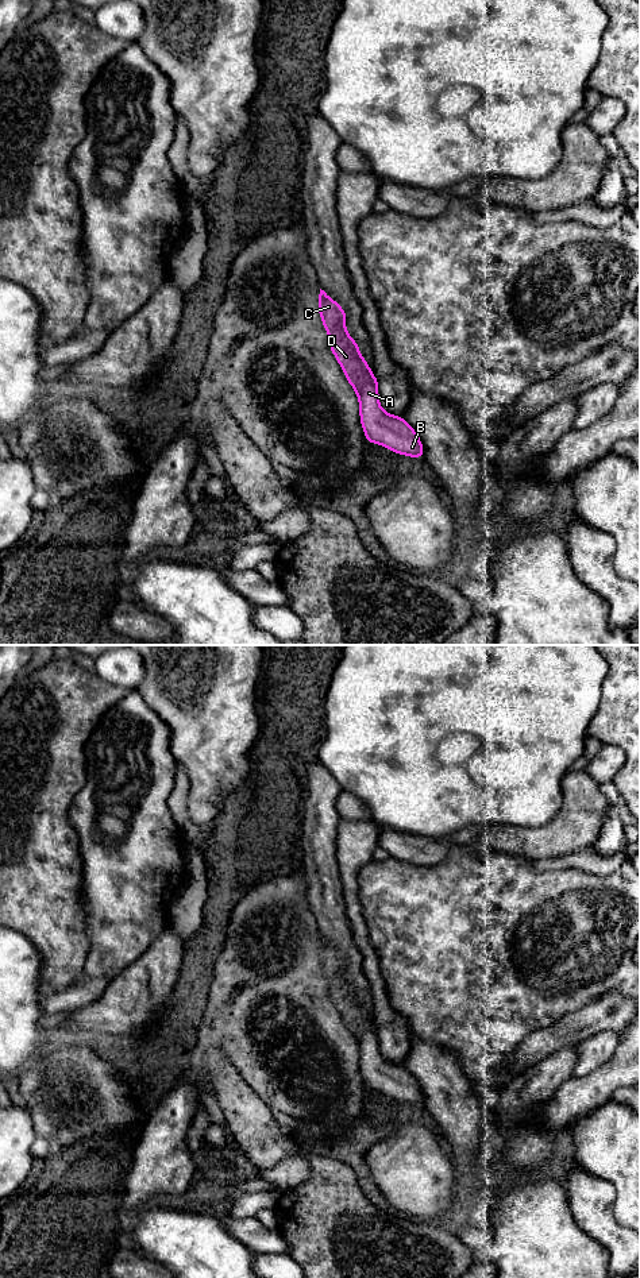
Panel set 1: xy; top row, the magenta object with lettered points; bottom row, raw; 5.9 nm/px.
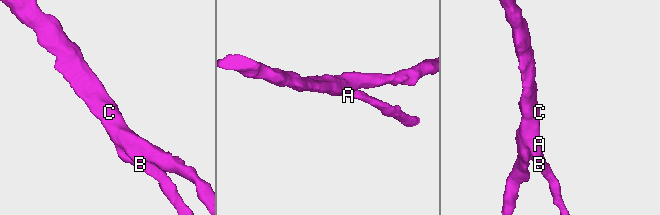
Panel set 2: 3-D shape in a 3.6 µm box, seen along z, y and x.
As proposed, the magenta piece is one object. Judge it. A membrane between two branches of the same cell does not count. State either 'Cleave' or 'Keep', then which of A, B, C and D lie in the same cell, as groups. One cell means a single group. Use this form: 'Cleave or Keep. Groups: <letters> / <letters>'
Keep. Groups: A B C D

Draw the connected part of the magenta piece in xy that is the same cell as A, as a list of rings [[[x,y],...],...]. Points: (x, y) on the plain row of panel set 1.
[[[324,938],[319,942],[319,962],[329,985],[329,996],[359,1049],[359,1063],[367,1090],[379,1092],[398,1103],[424,1105],[416,1078],[402,1063],[386,1061],[379,1054],[378,1026],[359,1000],[358,991],[346,977],[346,958]]]

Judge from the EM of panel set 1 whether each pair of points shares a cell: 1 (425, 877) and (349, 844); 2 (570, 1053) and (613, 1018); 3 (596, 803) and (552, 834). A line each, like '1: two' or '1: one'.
1: two
2: two
3: one

